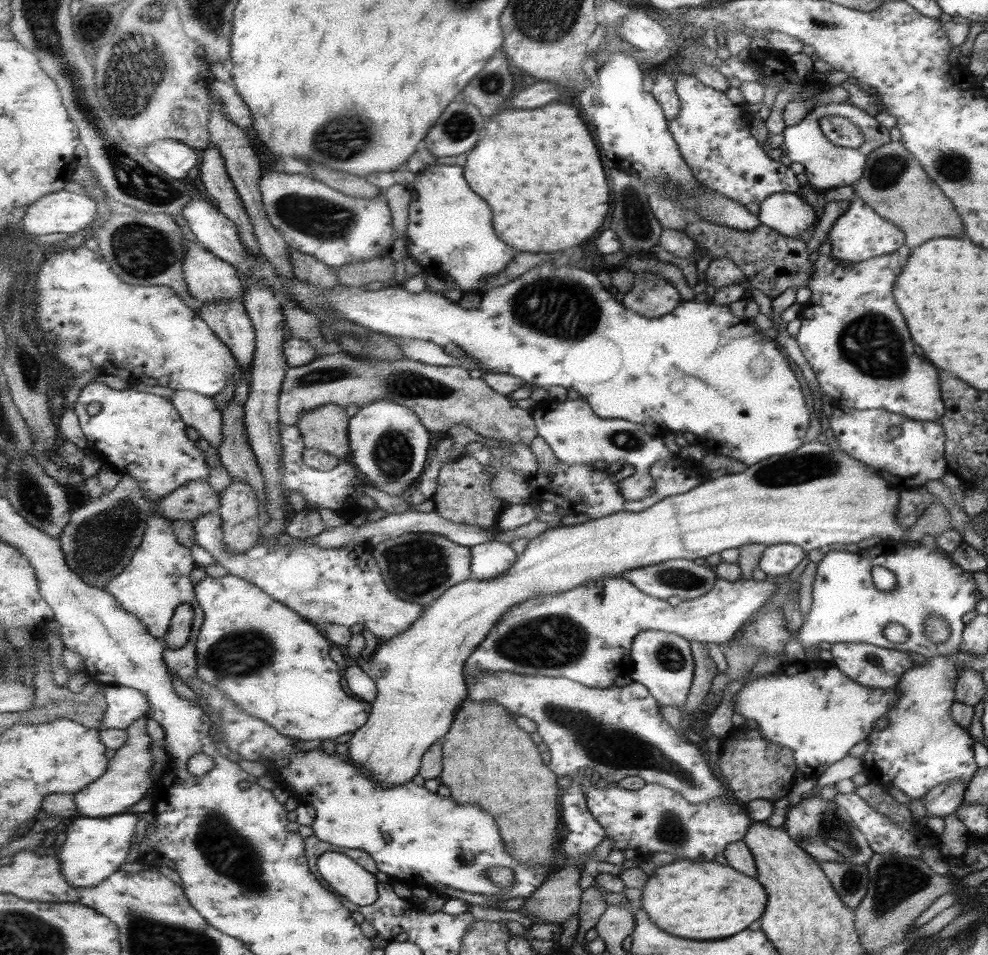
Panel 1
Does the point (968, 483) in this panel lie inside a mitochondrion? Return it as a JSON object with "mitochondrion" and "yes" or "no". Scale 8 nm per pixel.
{"mitochondrion":"no"}

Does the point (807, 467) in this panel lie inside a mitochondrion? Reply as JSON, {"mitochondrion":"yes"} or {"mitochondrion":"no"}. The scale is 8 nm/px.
{"mitochondrion":"yes"}

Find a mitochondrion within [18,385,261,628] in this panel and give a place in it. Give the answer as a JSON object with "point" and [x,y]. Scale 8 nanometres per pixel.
{"point":[96,542]}

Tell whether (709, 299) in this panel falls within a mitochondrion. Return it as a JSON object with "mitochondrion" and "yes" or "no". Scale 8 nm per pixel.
{"mitochondrion":"no"}

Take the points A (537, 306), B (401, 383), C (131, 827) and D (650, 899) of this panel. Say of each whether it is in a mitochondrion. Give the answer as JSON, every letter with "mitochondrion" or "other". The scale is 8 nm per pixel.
{"A":"mitochondrion","B":"mitochondrion","C":"other","D":"other"}

